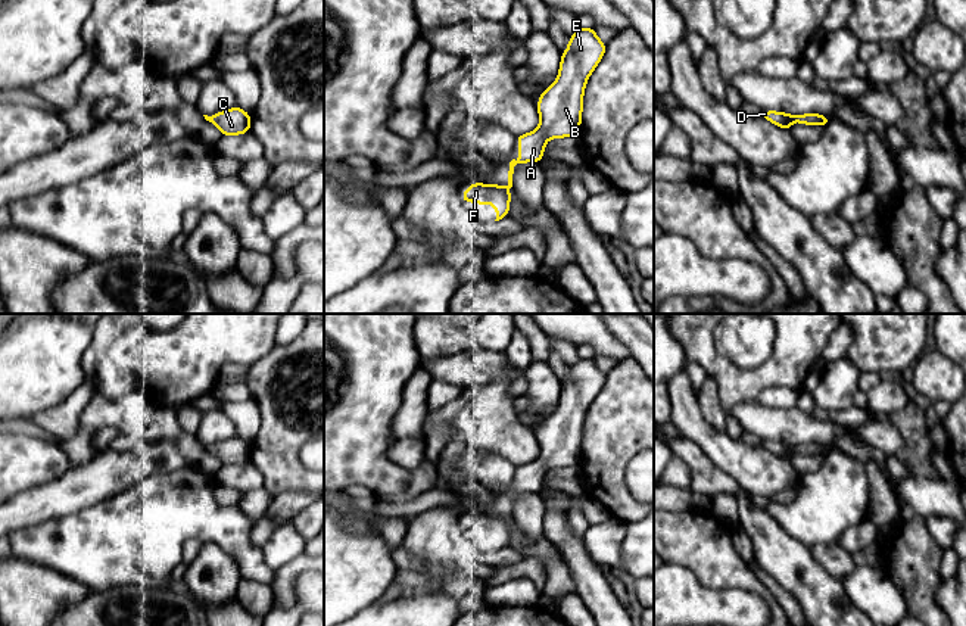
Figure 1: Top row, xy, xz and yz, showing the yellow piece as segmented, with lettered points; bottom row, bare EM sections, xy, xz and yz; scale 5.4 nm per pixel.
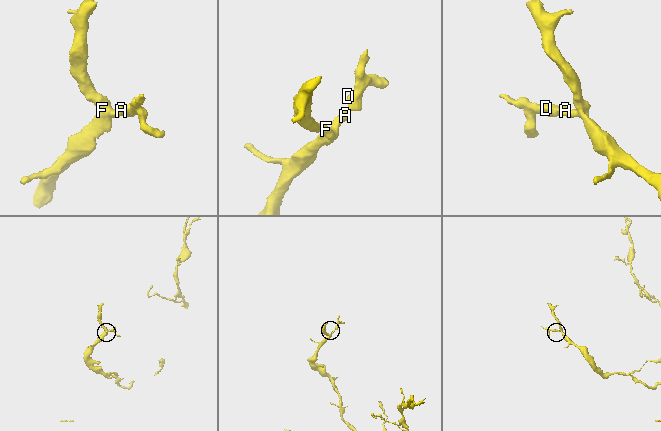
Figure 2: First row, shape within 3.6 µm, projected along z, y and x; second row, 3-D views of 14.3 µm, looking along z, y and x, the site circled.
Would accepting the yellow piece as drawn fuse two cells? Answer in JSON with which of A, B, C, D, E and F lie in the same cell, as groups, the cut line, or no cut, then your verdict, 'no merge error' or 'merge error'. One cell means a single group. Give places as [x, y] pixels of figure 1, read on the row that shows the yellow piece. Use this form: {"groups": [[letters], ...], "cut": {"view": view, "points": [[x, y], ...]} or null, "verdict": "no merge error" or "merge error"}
{"groups": [["A", "B", "C", "D", "E", "F"]], "cut": null, "verdict": "no merge error"}

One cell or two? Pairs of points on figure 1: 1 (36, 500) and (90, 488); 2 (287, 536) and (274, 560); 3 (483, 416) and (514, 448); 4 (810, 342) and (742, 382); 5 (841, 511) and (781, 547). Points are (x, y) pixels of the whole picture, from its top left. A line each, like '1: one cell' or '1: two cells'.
1: one cell
2: one cell
3: one cell
4: one cell
5: two cells

